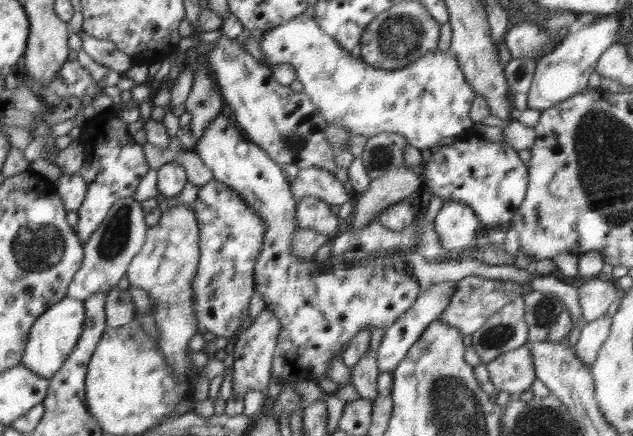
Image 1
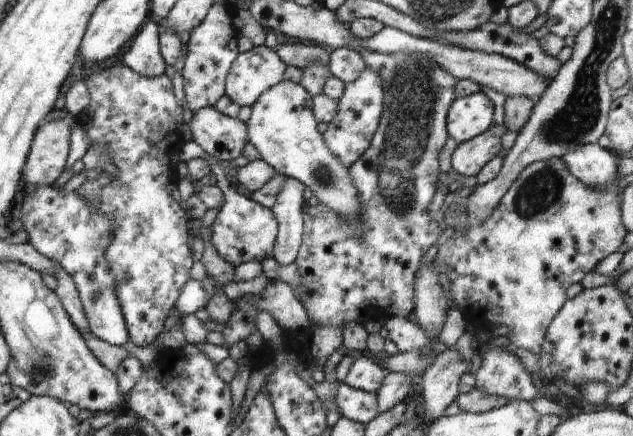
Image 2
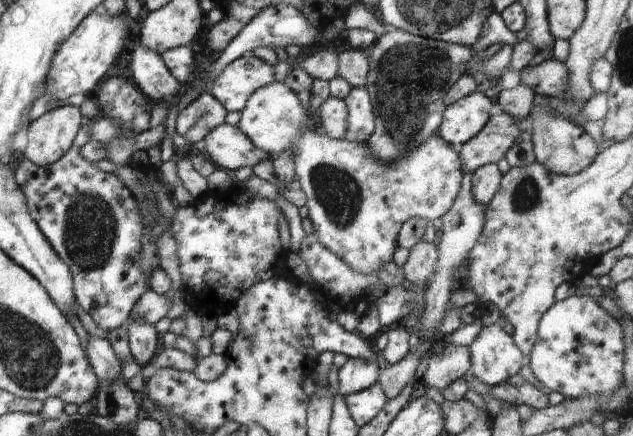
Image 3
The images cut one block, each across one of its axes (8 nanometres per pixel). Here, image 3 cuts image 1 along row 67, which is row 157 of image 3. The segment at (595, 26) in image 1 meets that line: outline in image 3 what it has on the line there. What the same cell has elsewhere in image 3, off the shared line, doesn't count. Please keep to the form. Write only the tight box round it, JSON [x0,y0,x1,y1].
[527,105,598,175]

